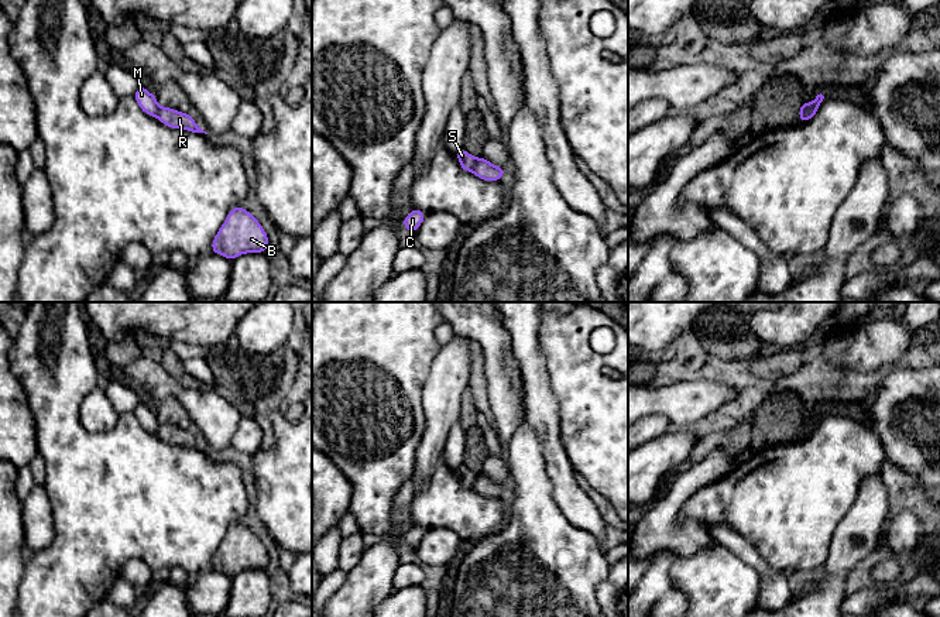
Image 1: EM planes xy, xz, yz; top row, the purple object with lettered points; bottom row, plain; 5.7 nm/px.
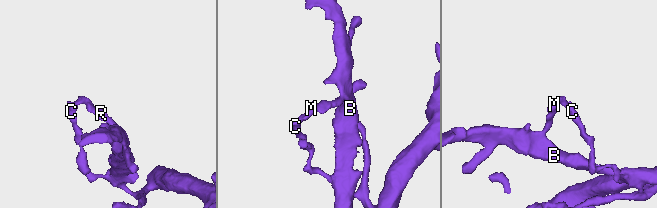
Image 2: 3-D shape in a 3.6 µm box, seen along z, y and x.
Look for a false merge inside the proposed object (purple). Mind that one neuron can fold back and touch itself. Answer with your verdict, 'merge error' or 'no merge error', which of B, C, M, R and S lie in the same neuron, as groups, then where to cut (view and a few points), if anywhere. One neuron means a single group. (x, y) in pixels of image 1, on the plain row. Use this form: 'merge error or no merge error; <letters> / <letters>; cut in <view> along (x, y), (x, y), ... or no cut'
merge error; B R / C M S; cut in xz along (477, 475), (472, 487)

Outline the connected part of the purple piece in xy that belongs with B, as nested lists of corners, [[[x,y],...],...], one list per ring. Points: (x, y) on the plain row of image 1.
[[[241,521],[229,528],[212,558],[212,569],[234,576],[246,569],[265,569],[268,561],[260,538]]]

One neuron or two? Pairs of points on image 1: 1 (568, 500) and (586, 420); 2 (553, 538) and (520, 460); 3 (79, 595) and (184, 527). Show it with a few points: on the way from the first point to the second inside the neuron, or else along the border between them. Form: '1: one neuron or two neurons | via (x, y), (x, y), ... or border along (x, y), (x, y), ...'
1: two neurons | border along (562, 439), (568, 459), (576, 472)
2: one neuron | via (535, 518), (531, 480)
3: one neuron | via (98, 566), (137, 527), (155, 527)

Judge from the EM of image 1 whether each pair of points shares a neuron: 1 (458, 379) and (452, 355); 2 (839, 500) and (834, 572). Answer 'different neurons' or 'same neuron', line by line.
1: same neuron
2: different neurons

